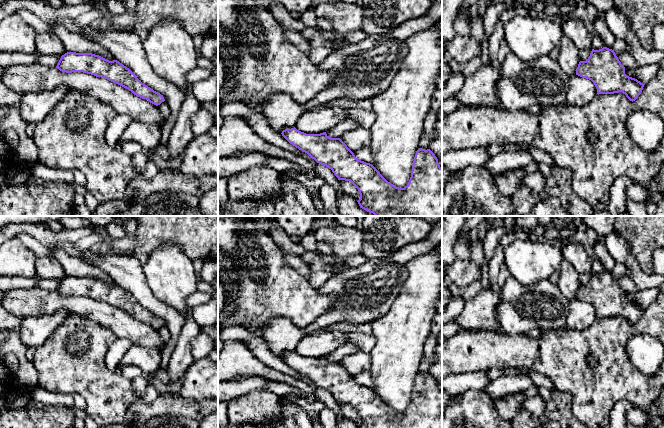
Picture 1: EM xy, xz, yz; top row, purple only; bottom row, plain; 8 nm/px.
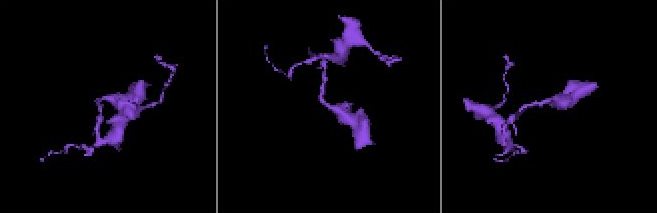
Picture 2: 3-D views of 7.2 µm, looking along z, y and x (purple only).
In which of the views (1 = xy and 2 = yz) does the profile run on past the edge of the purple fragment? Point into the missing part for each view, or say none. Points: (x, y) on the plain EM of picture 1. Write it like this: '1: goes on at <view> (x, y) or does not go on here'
1: does not go on here
2: does not go on here

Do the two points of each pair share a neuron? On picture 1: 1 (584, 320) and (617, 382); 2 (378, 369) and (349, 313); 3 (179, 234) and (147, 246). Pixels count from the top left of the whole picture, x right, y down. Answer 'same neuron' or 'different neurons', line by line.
1: different neurons
2: different neurons
3: same neuron

